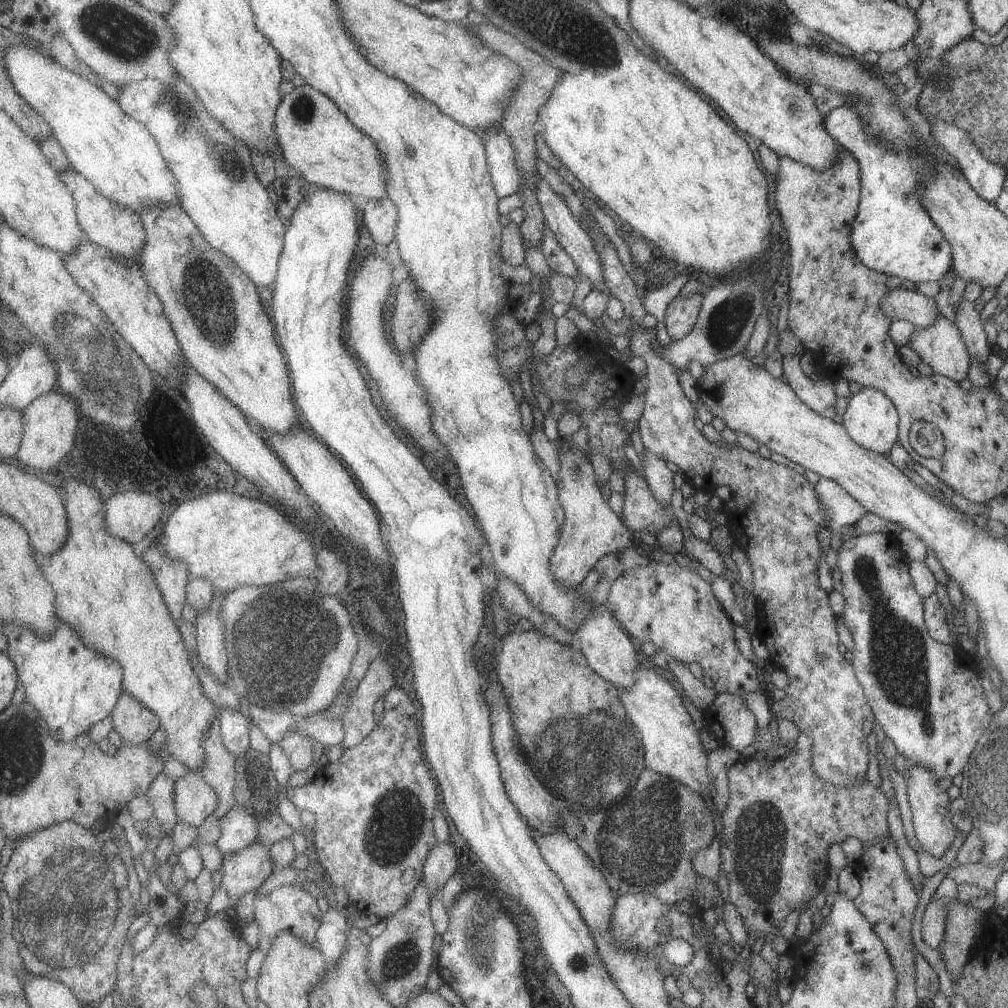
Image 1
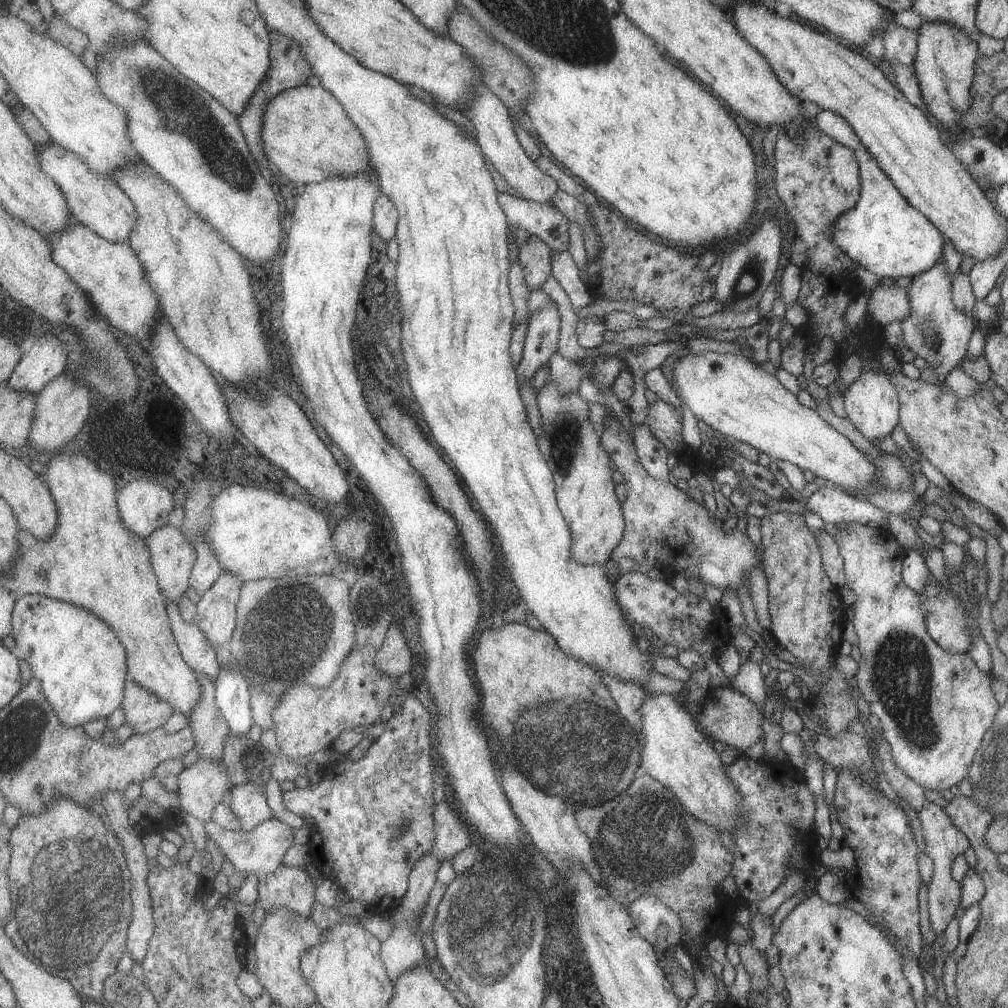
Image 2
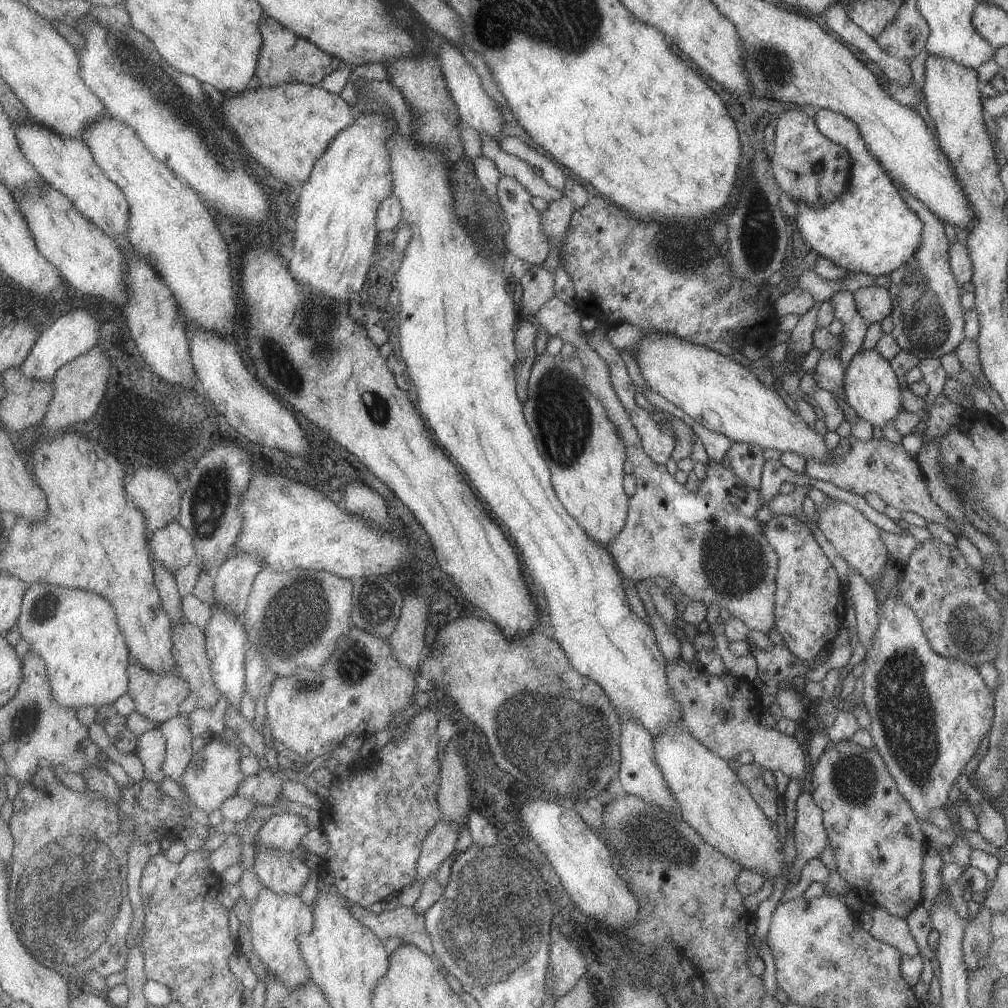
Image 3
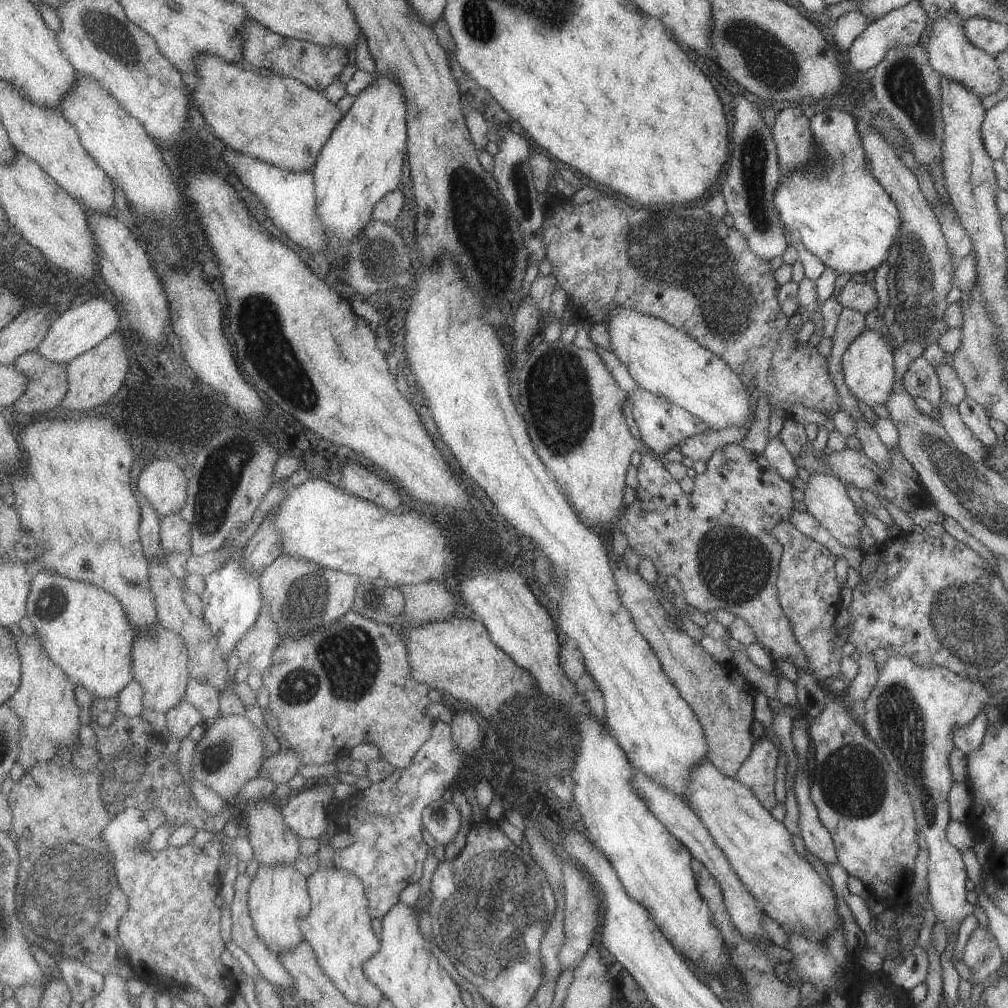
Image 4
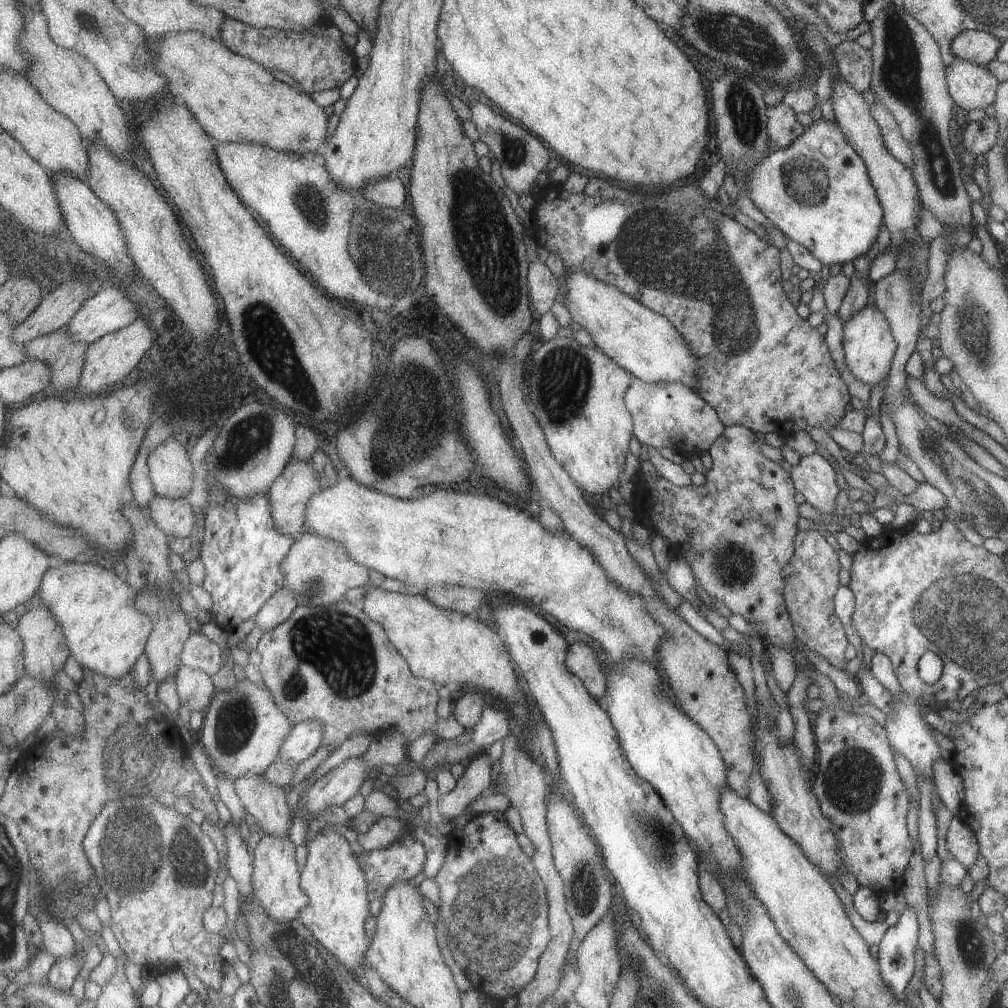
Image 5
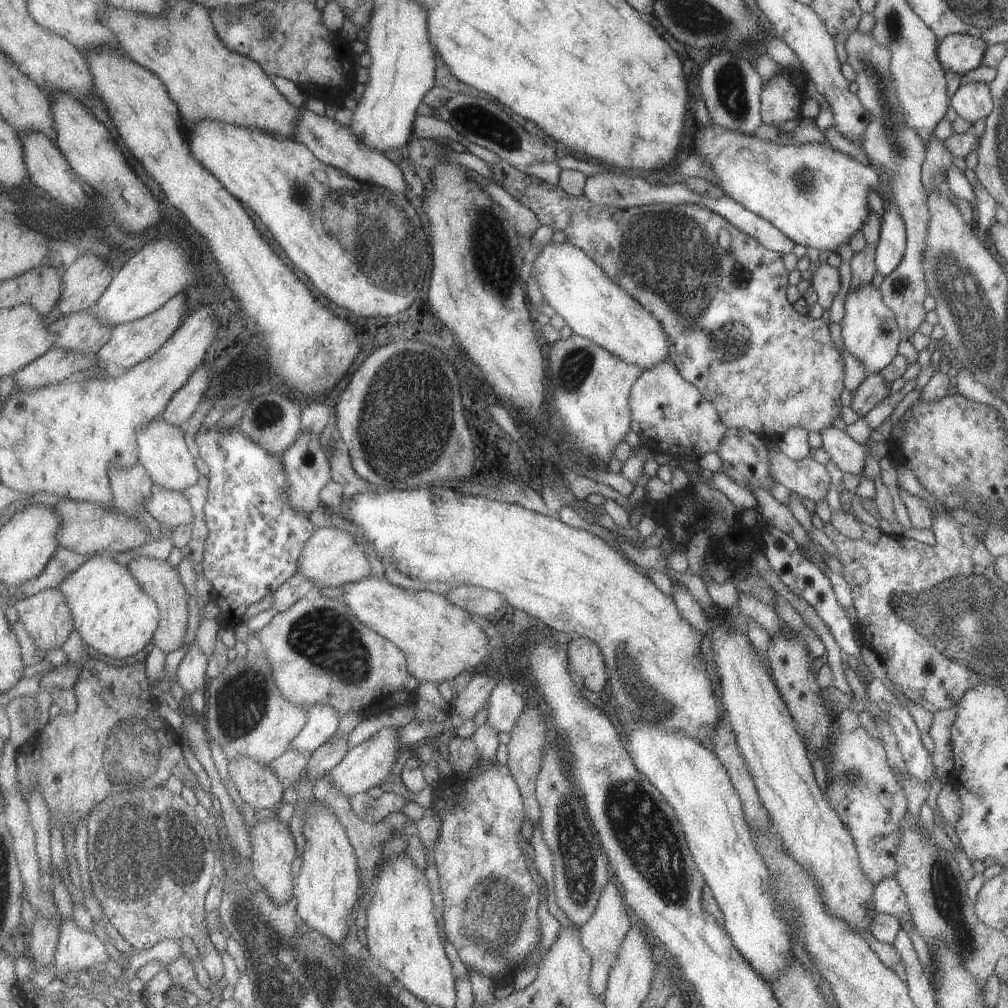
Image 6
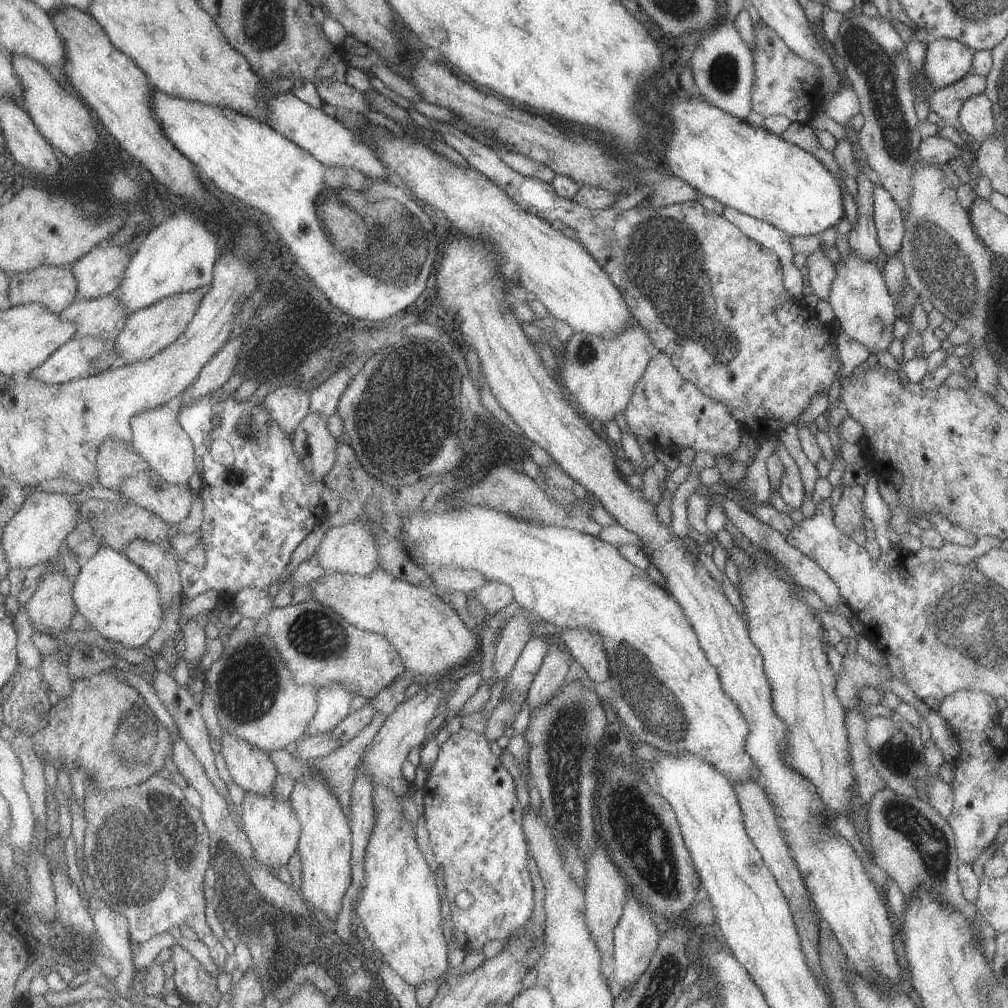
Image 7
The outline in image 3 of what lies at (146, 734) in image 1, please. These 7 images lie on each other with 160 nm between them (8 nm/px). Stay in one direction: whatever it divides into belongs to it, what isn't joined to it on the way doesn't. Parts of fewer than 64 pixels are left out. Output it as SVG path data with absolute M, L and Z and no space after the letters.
M131 661L128 669L128 692L134 696L137 711L159 724L179 715L179 706L192 695L189 683L181 677L178 668L158 673Z

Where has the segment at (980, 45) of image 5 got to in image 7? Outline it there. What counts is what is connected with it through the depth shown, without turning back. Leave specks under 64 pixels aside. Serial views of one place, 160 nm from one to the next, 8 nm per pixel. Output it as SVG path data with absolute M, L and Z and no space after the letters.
M946 38L927 43L923 69L931 89L949 86L969 73L974 52L968 46Z

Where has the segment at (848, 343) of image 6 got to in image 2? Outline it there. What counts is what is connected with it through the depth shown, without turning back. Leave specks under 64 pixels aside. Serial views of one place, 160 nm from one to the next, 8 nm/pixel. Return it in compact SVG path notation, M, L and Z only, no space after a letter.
M879 369L861 371L859 377L853 380L841 395L844 400L845 416L870 442L889 435L898 424L898 394L883 371Z

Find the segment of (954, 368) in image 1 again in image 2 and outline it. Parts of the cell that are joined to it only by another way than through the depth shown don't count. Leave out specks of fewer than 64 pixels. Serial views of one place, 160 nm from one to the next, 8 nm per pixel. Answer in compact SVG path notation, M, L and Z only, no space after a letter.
M942 256L935 264L931 265L931 268L909 278L911 284L905 288L905 294L910 304L910 313L904 319L900 320L902 340L905 341L906 346L915 356L923 358L923 360L928 362L929 368L933 369L938 380L943 382L946 374L952 368L960 366L960 362L968 354L966 348L973 330L974 318L971 318L966 312L959 310L953 304L951 292L952 282L950 281L950 274L947 268L945 268Z

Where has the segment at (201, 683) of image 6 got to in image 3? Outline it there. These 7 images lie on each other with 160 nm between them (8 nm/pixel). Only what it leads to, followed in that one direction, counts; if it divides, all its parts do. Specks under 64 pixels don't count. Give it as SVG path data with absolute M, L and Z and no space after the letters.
M177 715L161 724L160 728L168 740L164 771L181 785L187 767L196 753L191 746L194 734L190 727L190 716Z

